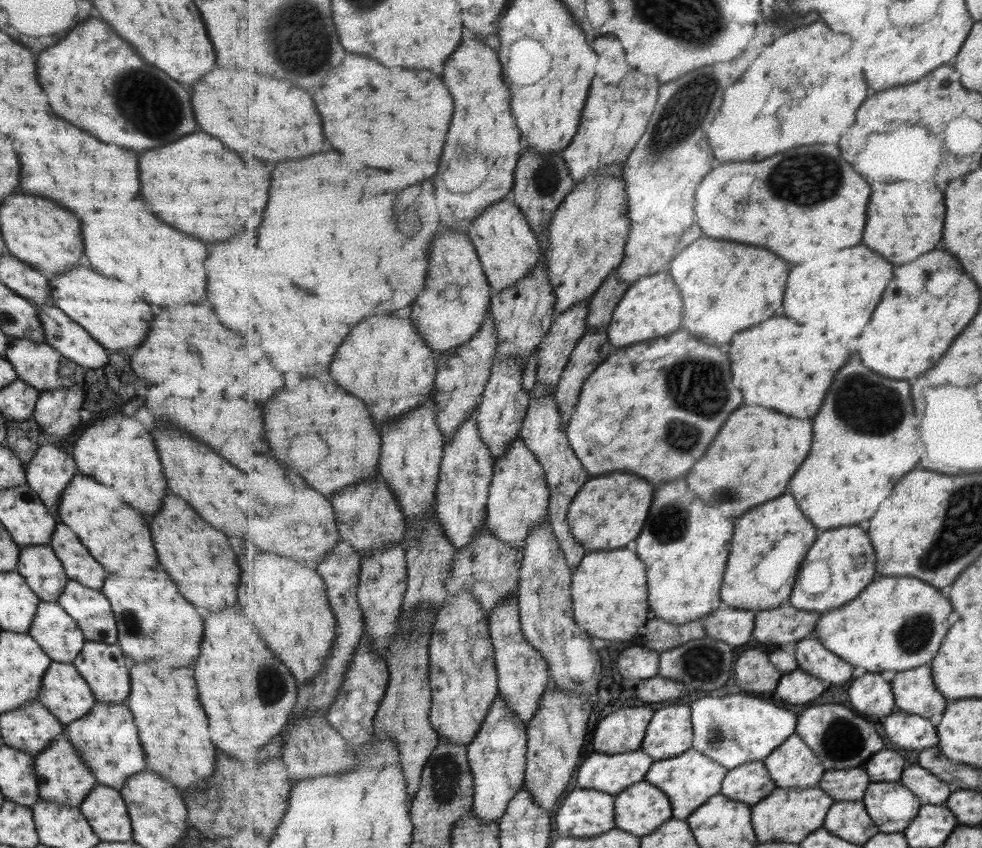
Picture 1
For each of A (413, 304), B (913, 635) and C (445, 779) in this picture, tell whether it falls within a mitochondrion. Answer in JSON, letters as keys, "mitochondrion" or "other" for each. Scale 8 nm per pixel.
{"A":"other","B":"mitochondrion","C":"mitochondrion"}

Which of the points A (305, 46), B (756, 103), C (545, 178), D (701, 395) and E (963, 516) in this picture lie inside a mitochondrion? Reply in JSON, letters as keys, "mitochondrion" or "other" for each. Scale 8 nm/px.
{"A":"mitochondrion","B":"other","C":"mitochondrion","D":"mitochondrion","E":"mitochondrion"}

